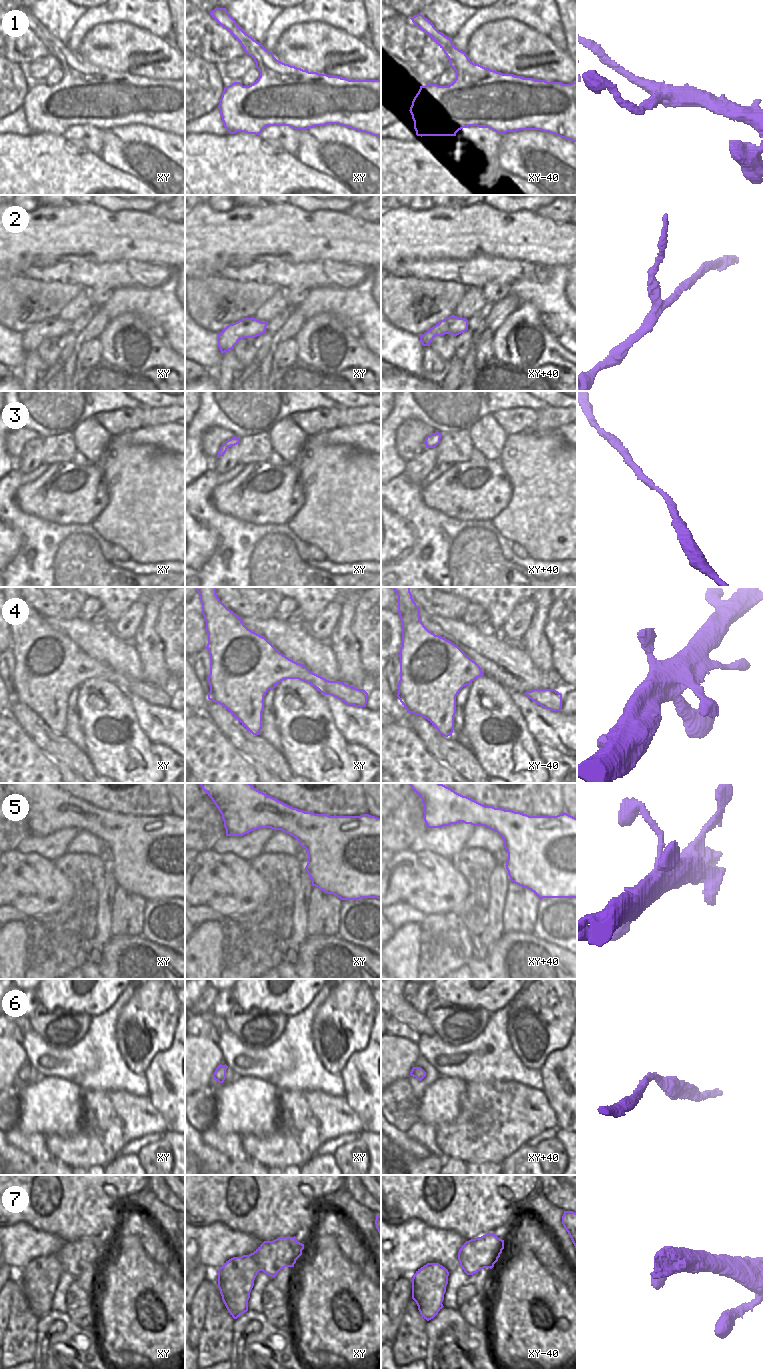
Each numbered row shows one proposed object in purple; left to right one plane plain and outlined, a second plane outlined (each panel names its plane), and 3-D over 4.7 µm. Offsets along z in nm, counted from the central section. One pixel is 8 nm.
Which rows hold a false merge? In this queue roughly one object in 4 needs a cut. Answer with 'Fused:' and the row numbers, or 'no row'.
Fused: no row

